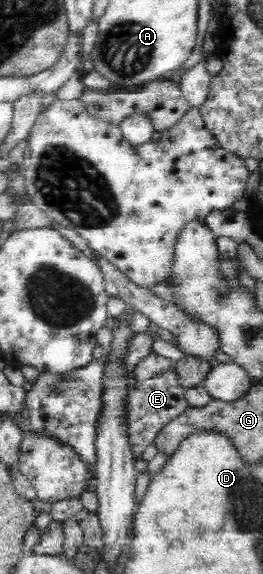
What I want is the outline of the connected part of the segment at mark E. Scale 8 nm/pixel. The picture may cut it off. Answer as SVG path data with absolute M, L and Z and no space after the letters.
M168 358L168 368L158 372L156 376L136 383L128 395L129 443L134 460L138 460L146 448L155 442L160 429L174 416L178 416L189 404L185 397L185 388L179 383L177 366Z

